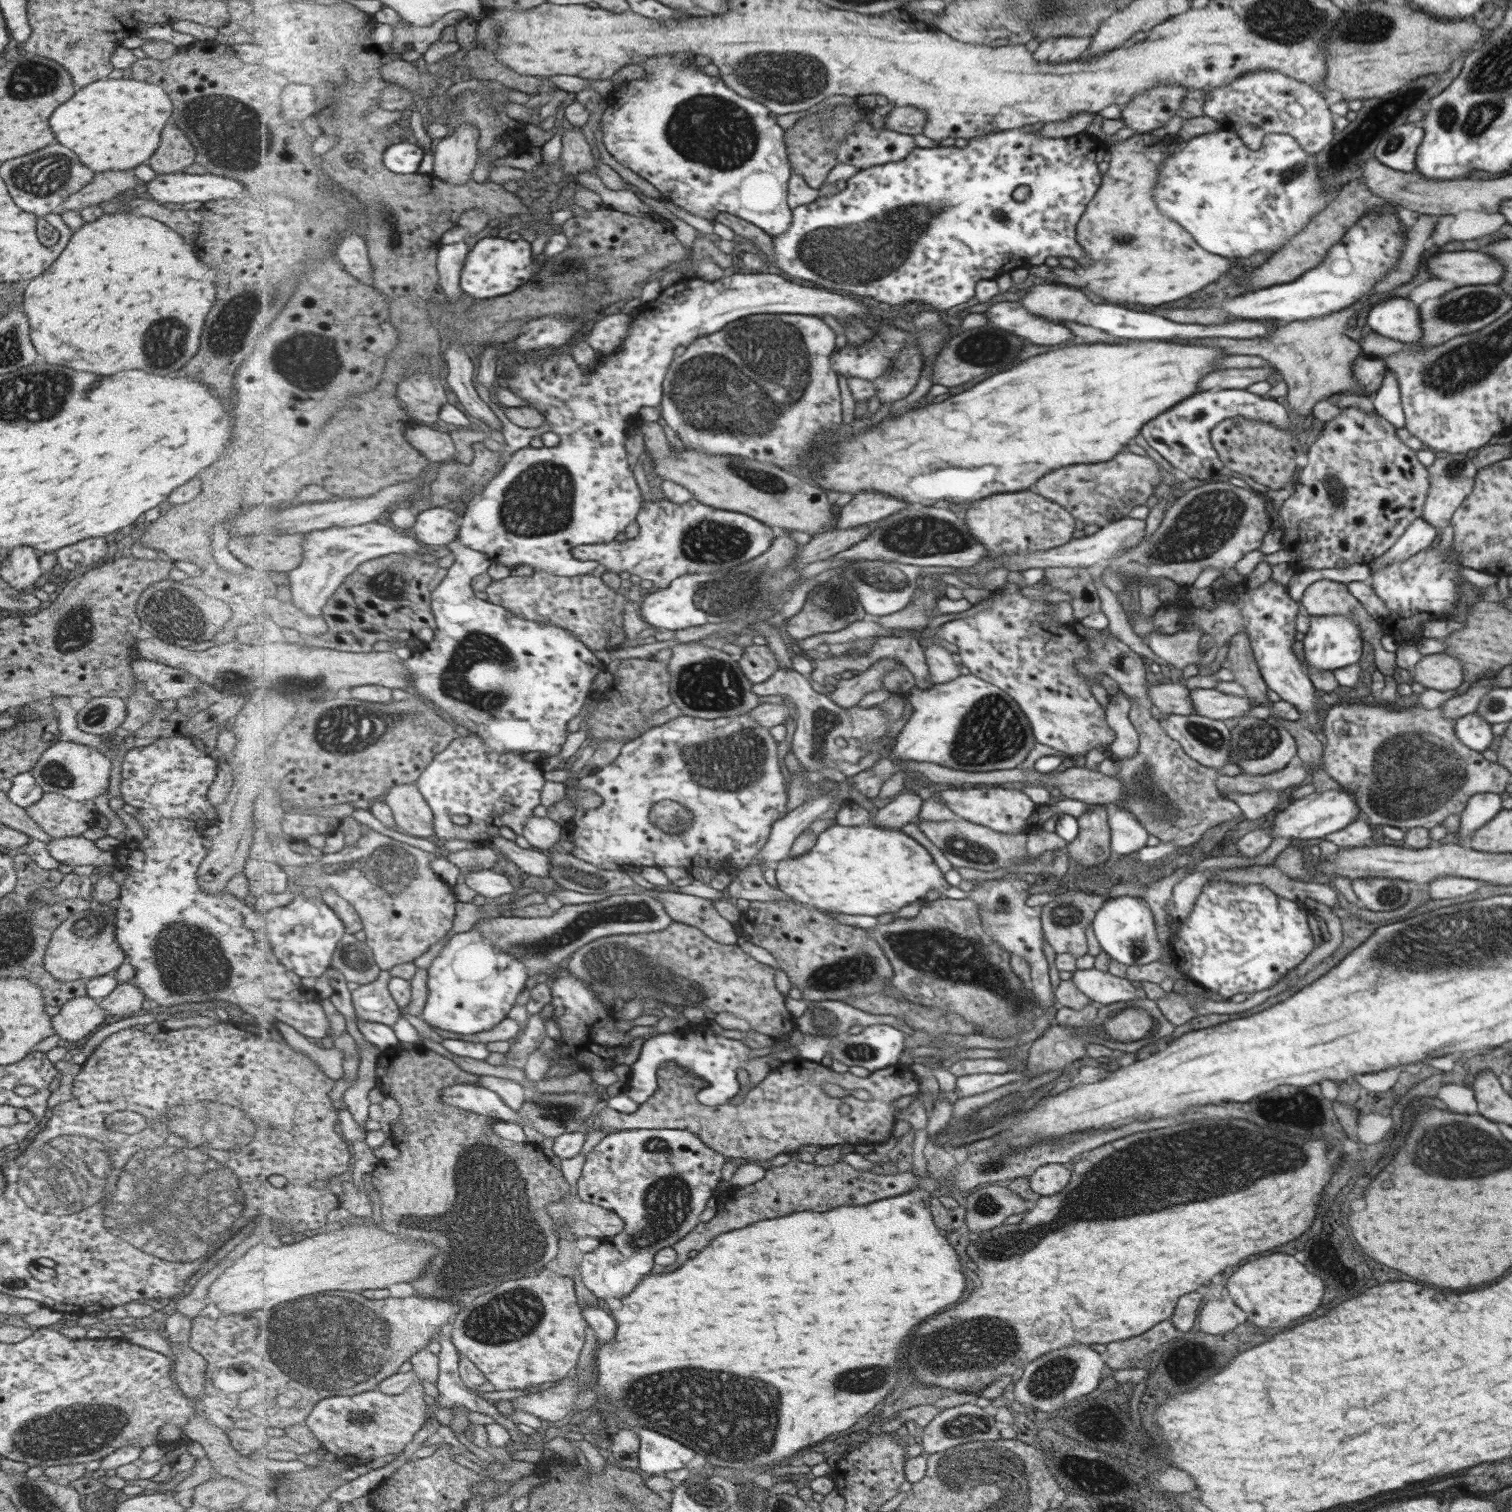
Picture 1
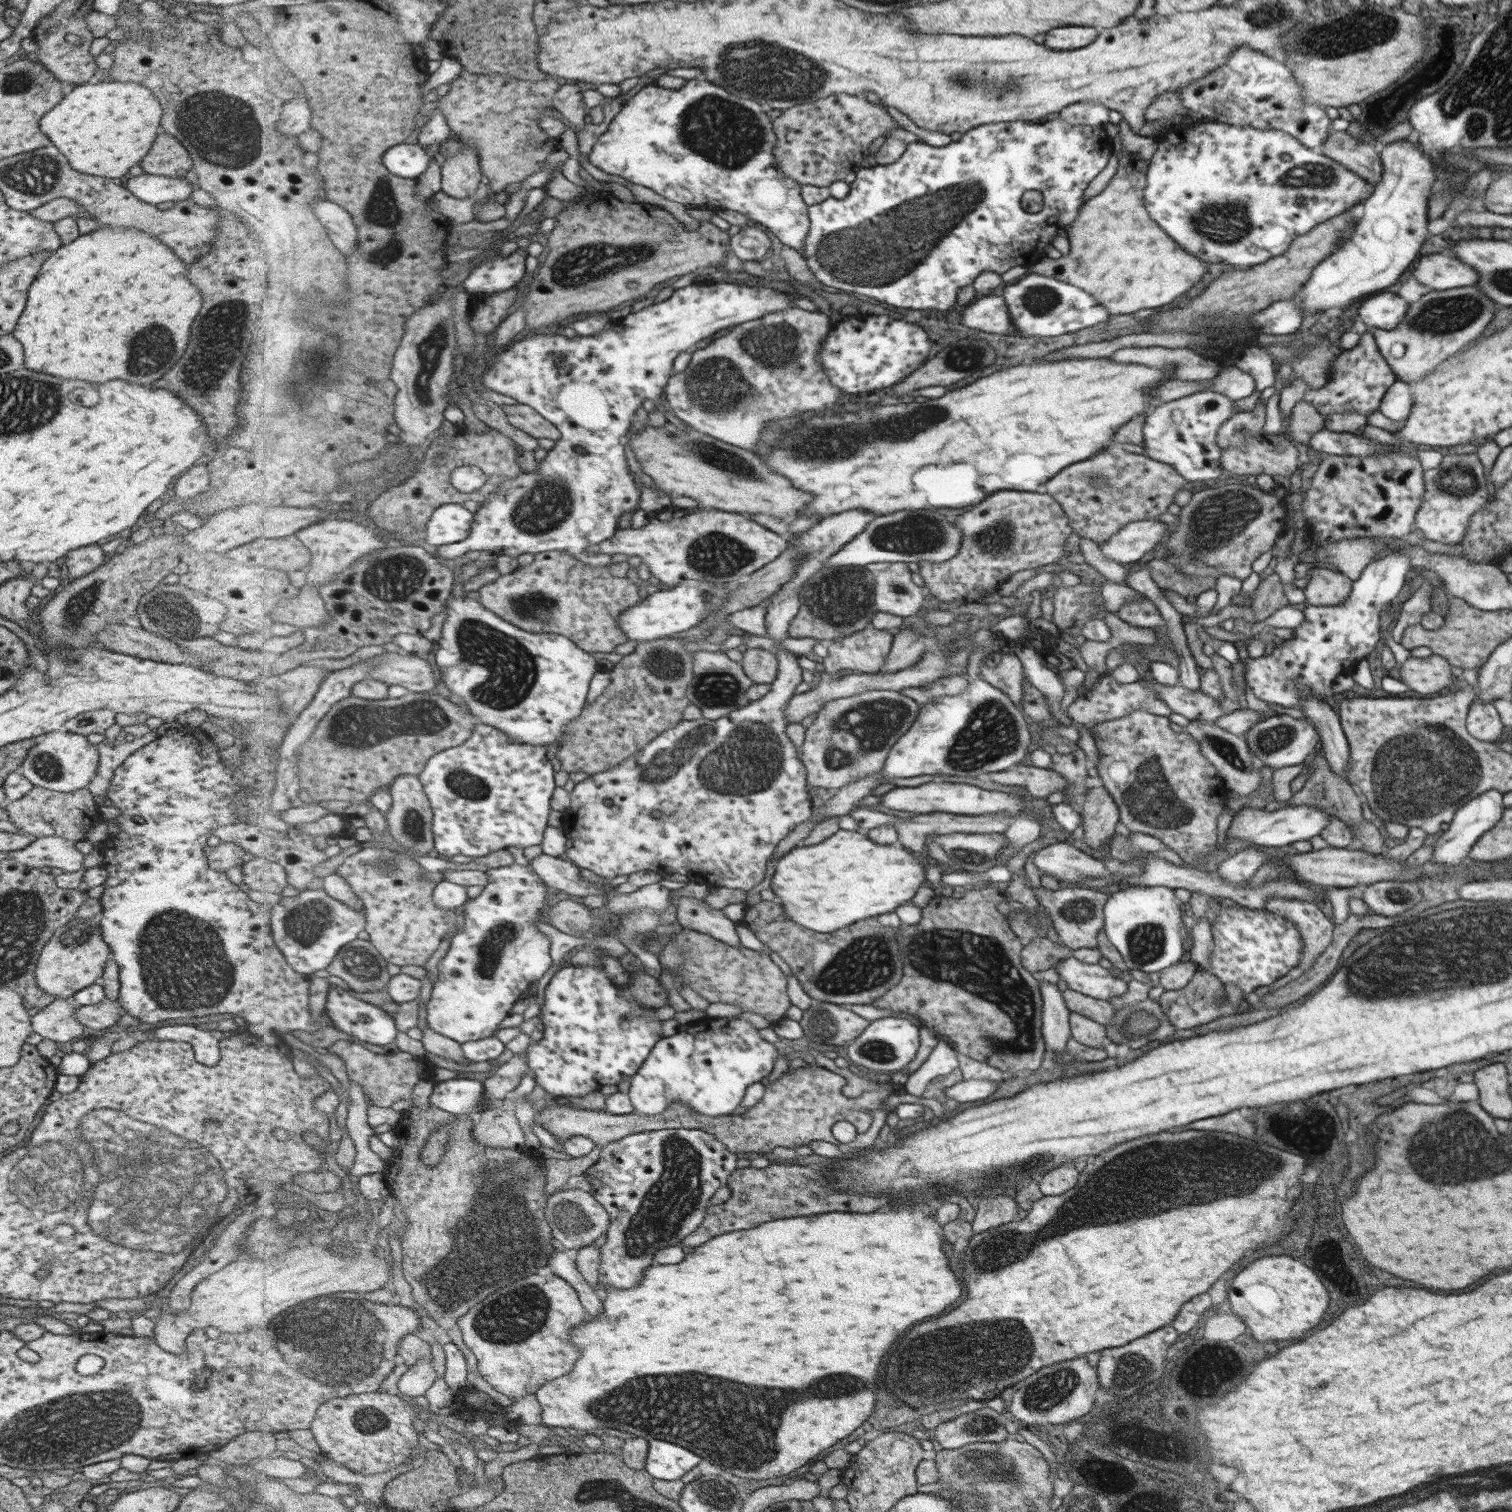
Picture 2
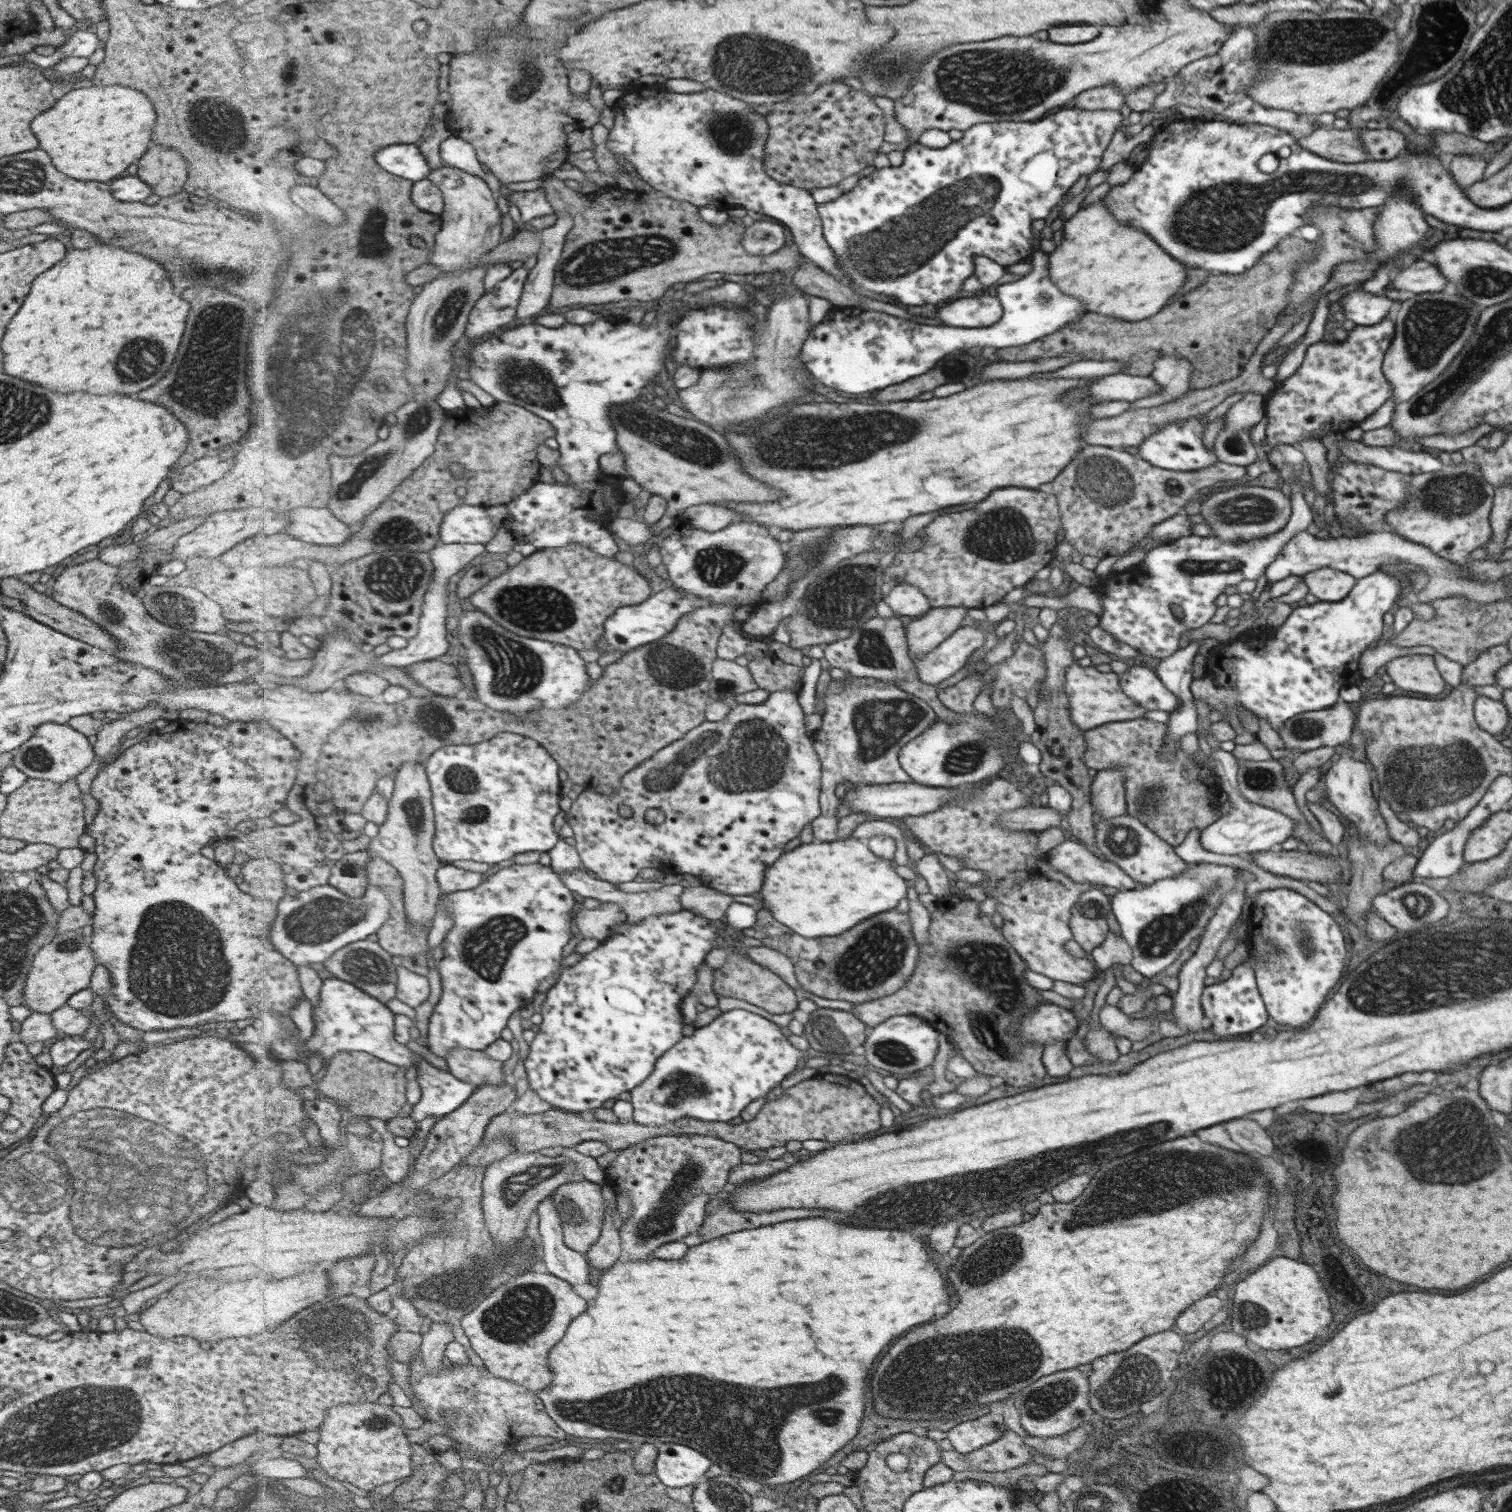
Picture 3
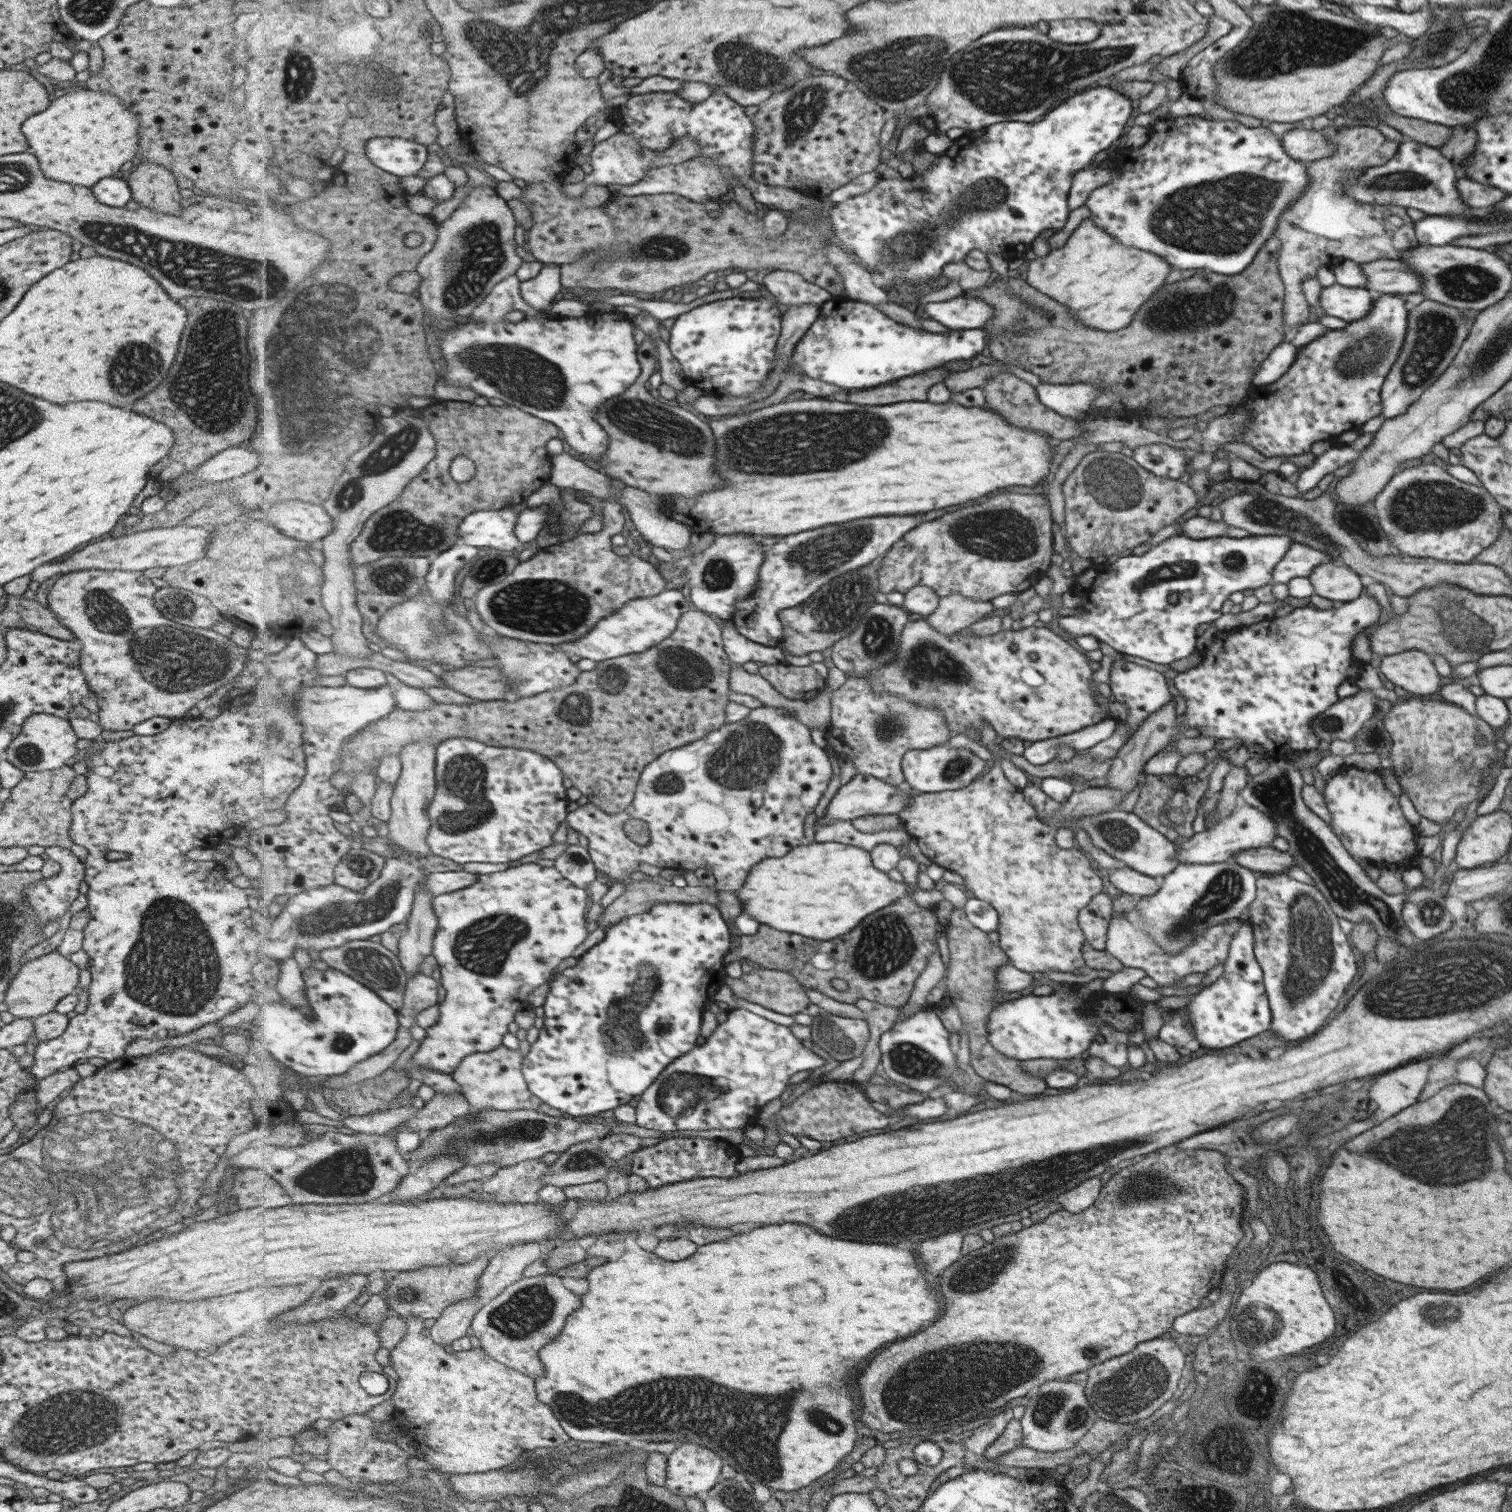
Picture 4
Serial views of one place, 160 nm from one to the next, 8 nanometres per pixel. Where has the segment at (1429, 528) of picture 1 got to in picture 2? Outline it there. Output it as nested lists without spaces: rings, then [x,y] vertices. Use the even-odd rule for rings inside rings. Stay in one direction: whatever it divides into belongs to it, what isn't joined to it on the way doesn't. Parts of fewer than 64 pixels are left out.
[[[1392,553],[1385,558],[1368,564],[1362,571],[1362,575],[1354,582],[1354,590],[1351,598],[1336,606],[1312,606],[1308,605],[1303,611],[1304,622],[1300,628],[1294,629],[1294,637],[1277,643],[1271,654],[1252,659],[1248,657],[1242,660],[1244,663],[1244,678],[1246,685],[1250,687],[1252,694],[1264,703],[1278,704],[1284,708],[1297,708],[1303,710],[1298,697],[1314,695],[1316,699],[1326,700],[1331,691],[1332,684],[1340,674],[1350,674],[1355,669],[1359,660],[1371,657],[1374,647],[1382,641],[1380,633],[1380,612],[1394,600],[1407,578],[1411,575],[1410,557],[1408,554]]]

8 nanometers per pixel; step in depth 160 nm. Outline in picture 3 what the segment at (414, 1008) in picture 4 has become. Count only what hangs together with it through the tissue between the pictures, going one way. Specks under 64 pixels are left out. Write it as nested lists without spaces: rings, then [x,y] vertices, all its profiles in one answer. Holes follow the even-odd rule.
[[[399,967],[398,996],[402,1002],[408,1002],[413,1008],[422,1006],[432,996],[430,978],[406,968]]]

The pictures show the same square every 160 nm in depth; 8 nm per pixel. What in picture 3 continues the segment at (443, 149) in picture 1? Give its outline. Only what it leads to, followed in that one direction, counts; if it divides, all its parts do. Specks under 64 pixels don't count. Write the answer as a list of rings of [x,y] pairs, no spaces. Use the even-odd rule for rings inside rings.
[[[445,166],[439,169],[434,177],[436,184],[444,191],[446,197],[446,209],[443,213],[444,228],[437,236],[436,248],[433,248],[429,262],[434,269],[439,269],[442,276],[433,279],[432,282],[423,285],[423,291],[417,296],[415,304],[411,308],[411,315],[407,324],[408,336],[408,380],[414,384],[417,390],[417,397],[403,406],[397,413],[397,423],[389,428],[387,439],[377,439],[376,444],[370,450],[364,452],[364,456],[346,458],[344,462],[340,455],[334,456],[334,488],[333,496],[329,499],[328,507],[335,512],[346,524],[356,529],[361,527],[366,517],[375,514],[388,499],[395,494],[395,490],[415,475],[421,466],[437,451],[438,438],[447,421],[447,409],[439,403],[439,396],[446,390],[446,381],[451,378],[454,364],[454,346],[460,342],[462,336],[466,336],[469,322],[476,305],[483,299],[486,292],[486,276],[495,267],[494,263],[481,265],[483,256],[491,254],[502,244],[504,236],[504,214],[500,210],[497,195],[492,192],[490,184],[480,178],[458,169],[458,167]]]

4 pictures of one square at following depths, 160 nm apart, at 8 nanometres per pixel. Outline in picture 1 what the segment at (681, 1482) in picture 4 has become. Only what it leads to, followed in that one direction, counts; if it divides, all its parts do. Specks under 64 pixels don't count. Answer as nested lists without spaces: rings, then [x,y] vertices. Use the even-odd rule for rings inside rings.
[[[641,1428],[639,1434],[642,1439],[640,1467],[652,1475],[682,1470],[699,1458],[696,1450],[656,1429]]]

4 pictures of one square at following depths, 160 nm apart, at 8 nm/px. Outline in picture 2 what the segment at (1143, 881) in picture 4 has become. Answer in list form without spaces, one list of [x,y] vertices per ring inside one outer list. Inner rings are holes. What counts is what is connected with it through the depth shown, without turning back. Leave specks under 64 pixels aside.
[[[1054,841],[1040,849],[1034,856],[1034,864],[1045,874],[1055,876],[1065,885],[1083,878],[1104,876],[1106,882],[1113,876],[1111,871],[1098,860],[1079,850],[1078,846],[1068,842]]]

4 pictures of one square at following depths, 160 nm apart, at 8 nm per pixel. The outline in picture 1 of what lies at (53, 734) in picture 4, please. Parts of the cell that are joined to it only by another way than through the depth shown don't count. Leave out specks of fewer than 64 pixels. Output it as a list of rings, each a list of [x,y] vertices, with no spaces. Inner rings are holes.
[[[60,738],[44,750],[30,773],[44,793],[58,793],[75,801],[92,801],[104,791],[108,791],[110,768],[112,763],[101,753],[101,749]]]

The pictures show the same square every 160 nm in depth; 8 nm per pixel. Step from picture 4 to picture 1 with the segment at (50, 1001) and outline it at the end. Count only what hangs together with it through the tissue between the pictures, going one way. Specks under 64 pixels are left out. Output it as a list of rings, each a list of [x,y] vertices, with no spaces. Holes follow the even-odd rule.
[[[116,899],[108,904],[91,904],[82,911],[70,913],[52,933],[43,958],[44,968],[61,984],[81,978],[96,978],[116,970],[127,956],[115,939]]]

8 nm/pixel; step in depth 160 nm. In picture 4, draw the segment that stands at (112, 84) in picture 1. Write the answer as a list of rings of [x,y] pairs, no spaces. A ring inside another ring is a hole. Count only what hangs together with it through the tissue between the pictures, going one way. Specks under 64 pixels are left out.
[[[87,88],[65,91],[48,110],[28,118],[22,124],[22,132],[40,162],[40,170],[52,180],[91,187],[106,176],[114,176],[128,160],[138,159],[139,118],[128,109],[126,100],[112,92]]]

